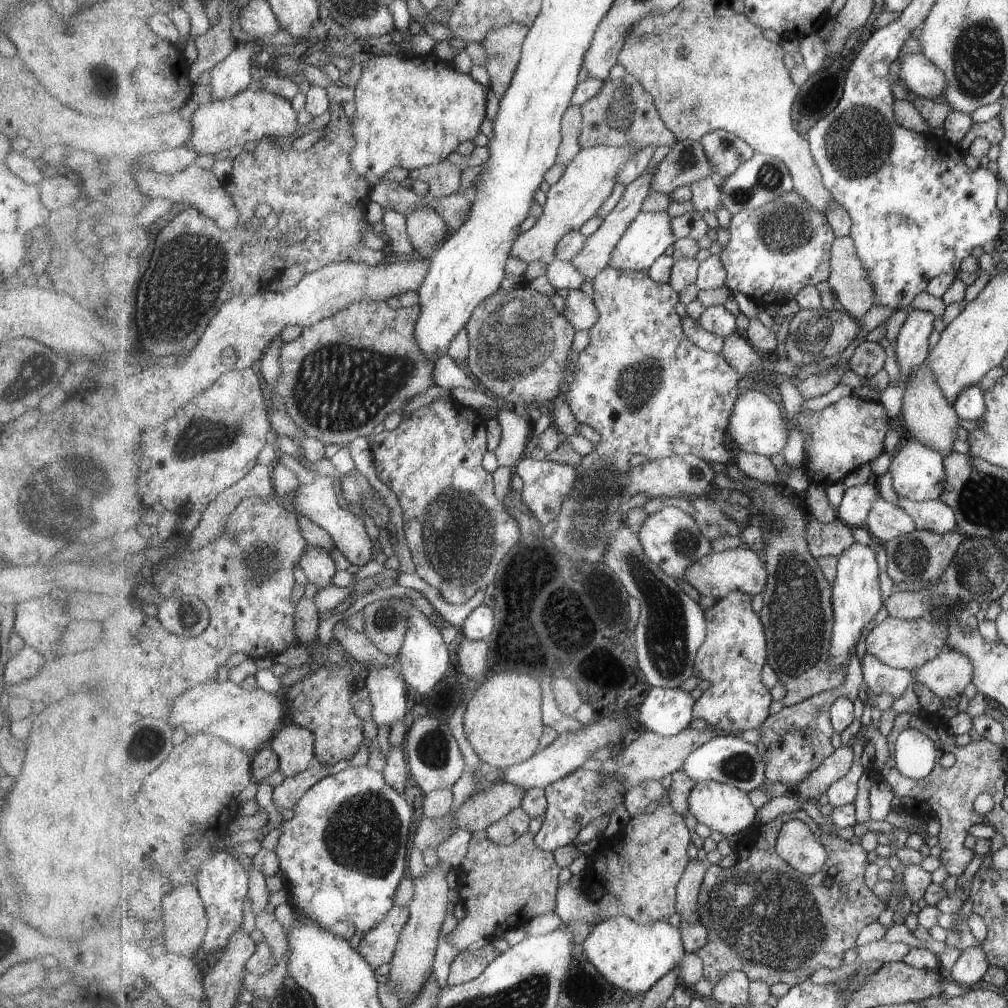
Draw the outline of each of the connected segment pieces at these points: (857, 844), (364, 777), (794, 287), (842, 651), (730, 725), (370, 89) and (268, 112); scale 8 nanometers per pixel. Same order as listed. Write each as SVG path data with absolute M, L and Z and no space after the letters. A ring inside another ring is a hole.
M803 810L779 815L773 821L760 826L757 830L757 839L749 846L747 858L738 859L732 867L735 872L723 870L718 865L710 865L707 869L703 888L699 894L701 910L699 920L708 928L709 942L696 953L704 962L704 977L714 985L719 984L730 972L745 972L752 981L766 982L770 985L784 982L789 987L794 987L802 981L809 980L821 968L841 968L846 964L847 951L857 946L859 932L865 926L878 922L881 914L887 910L887 904L865 884L865 868L869 854L862 844L862 839L853 836L844 840L838 835L825 834L821 828L816 829L816 824L813 822L813 818ZM790 820L802 820L809 824L815 836L818 836L821 844L827 848L829 858L823 870L817 872L815 876L801 876L802 873L784 861L776 851L781 828ZM827 878L831 878L831 886L825 886Z
M349 765L343 772L327 776L310 788L294 811L294 817L279 826L281 834L275 849L292 900L290 906L345 940L350 940L355 933L366 935L377 928L395 906L399 885L409 876L405 860L413 822L409 802L387 784L382 772L371 770L369 765L359 768Z
M795 190L775 198L757 210L732 215L728 231L730 241L720 250L723 266L728 272L726 285L732 291L742 292L763 308L793 300L806 286L830 279L832 248L838 236L828 223L825 213L817 212Z
M855 543L839 557L838 575L833 583L833 608L835 626L832 636L831 660L832 668L847 666L855 654L855 648L863 636L867 624L875 618L875 614L885 606L879 584L879 564L877 554L871 546Z
M731 592L725 598L715 602L711 608L706 610L708 635L705 644L699 648L695 659L694 674L711 682L709 687L697 699L695 704L695 718L703 718L714 728L729 732L759 729L771 714L771 690L763 684L762 672L768 663L768 640L766 637L766 626L763 624L760 613L753 612L753 596L743 592Z
M375 54L361 64L362 74L354 89L356 109L351 118L355 130L355 150L351 160L355 172L367 178L375 187L383 181L392 168L419 170L443 162L451 152L480 133L485 122L489 85L479 84L469 74L459 72L453 63L445 62L433 54L409 57L404 54Z
M258 87L249 88L233 98L213 100L194 111L191 118L193 136L187 146L202 154L219 154L231 150L236 144L243 146L249 141L259 142L263 138L293 136L299 126L299 114L292 101L271 94Z

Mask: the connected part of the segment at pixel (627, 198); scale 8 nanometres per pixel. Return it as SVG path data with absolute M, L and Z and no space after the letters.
M653 169L645 171L637 180L631 184L626 185L626 189L621 199L621 202L617 205L617 208L609 216L606 216L600 225L600 227L587 237L585 248L579 256L573 258L572 263L583 272L583 276L587 280L592 281L601 274L605 268L610 266L612 254L615 252L615 248L618 247L619 241L623 238L623 234L627 232L627 229L631 226L631 223L639 216L642 211L643 201L651 194L651 185L653 184L653 176L655 176Z

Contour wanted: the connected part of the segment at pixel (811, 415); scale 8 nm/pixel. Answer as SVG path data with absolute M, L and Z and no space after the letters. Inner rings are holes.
M849 395L839 399L836 403L829 405L819 412L801 412L797 416L795 428L801 430L805 438L808 458L803 466L811 478L812 484L831 486L840 483L847 474L859 470L865 464L871 464L873 460L879 458L885 452L885 436L889 432L891 418L888 416L887 409L880 401L862 400L857 395Z

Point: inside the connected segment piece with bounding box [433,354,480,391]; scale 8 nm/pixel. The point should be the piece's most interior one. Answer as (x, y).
(446, 374)

